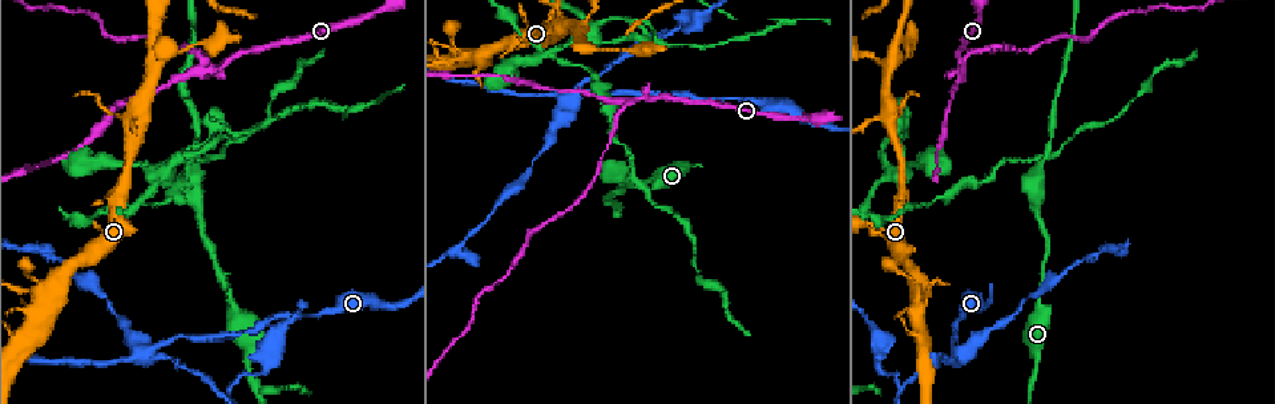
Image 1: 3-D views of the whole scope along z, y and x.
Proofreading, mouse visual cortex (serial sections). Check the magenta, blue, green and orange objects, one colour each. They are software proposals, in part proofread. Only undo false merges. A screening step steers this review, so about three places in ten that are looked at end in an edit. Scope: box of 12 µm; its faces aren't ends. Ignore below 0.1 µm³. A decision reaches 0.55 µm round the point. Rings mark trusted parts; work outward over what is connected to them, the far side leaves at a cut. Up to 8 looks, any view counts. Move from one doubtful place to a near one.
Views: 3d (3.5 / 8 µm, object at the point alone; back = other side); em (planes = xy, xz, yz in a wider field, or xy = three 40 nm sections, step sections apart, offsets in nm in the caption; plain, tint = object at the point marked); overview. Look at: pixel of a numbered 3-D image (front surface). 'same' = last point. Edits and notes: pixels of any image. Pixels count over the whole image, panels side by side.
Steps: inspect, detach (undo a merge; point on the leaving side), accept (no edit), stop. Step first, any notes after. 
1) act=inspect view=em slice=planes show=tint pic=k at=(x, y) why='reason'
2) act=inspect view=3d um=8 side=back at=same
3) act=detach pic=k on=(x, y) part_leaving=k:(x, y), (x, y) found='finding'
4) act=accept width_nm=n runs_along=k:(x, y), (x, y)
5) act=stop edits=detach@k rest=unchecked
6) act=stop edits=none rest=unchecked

act=inspect view=3d um=3.5 pic=1 at=(557, 28)

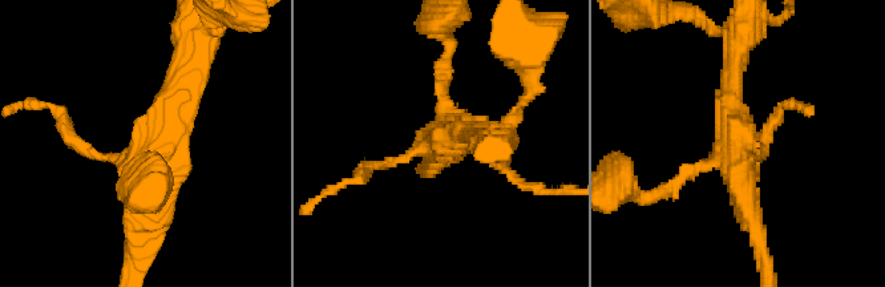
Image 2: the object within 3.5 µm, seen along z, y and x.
act=inspect view=em slice=xy step=3 show=tint pic=2 at=(740, 164)

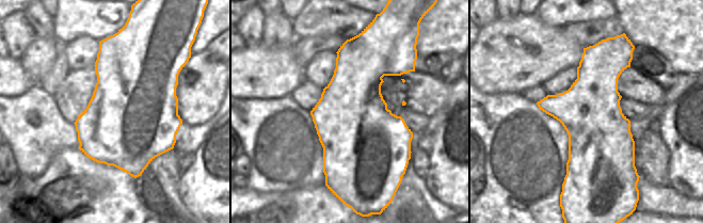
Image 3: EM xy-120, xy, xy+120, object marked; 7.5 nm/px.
act=inspect view=em slice=xy step=5 show=tint at=same why='another direction'

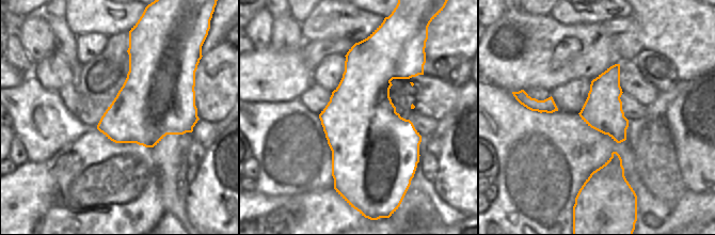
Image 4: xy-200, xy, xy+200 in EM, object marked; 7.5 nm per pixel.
act=accept found='all the same cell'

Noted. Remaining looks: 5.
act=inspect view=3d um=3.5 pic=1 at=(53, 297) why='calibre changes'

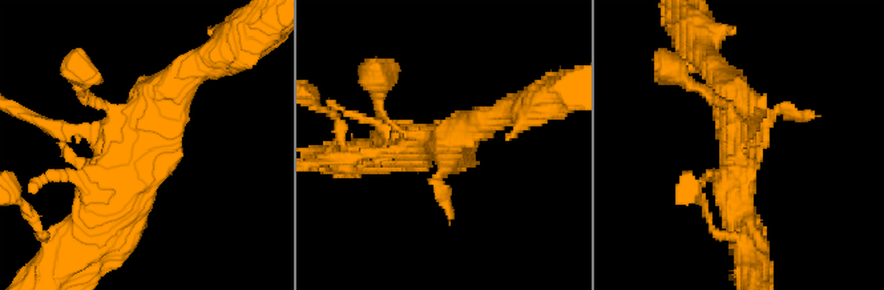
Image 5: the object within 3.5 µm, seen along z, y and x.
act=inspect view=em slice=planes show=tint pic=5 at=(736, 142)

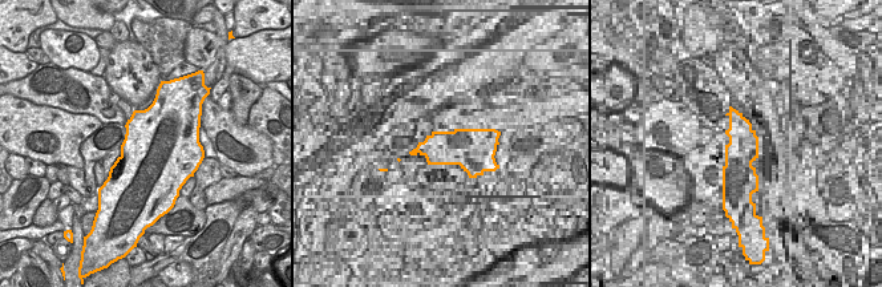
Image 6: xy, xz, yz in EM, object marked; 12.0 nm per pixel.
act=accept runs_along=5:(186, 71), (96, 222) found='continuous, no second cell'

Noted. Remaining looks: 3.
act=inspect view=3d um=3.5 pic=1 at=(743, 98) why='sudden change in width'

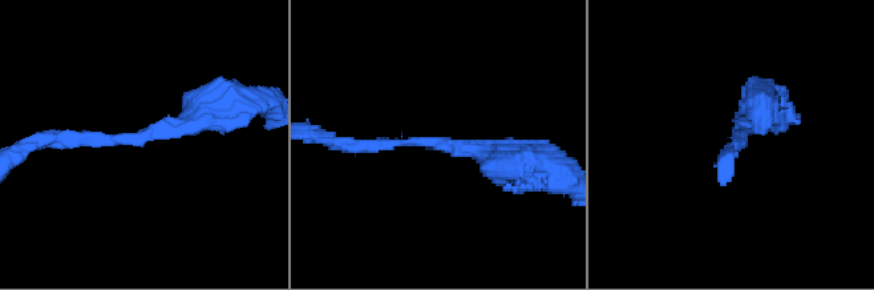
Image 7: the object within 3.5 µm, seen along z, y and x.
act=inspect view=em slice=planes show=tint pic=7 at=(438, 139) arm_widths_nm=150,400

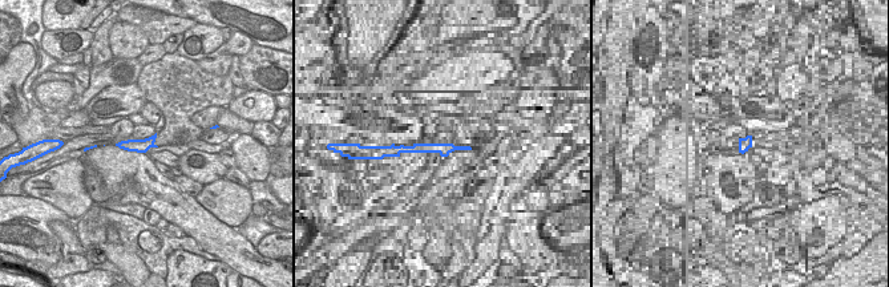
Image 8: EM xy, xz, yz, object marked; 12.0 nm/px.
act=inspect view=em slice=xy step=2 show=tint at=same why='another direction'

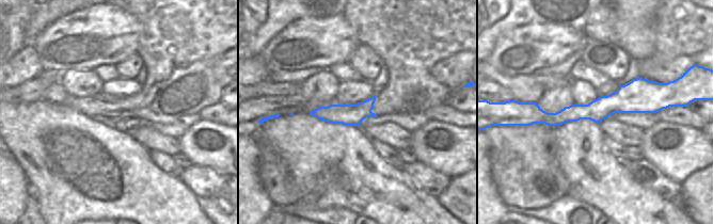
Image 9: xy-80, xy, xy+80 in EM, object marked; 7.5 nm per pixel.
act=accept runs_along=9:(666, 104), (614, 102), (527, 123) found='one cell here'

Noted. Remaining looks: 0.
act=stop edits=none rest=unchecked

